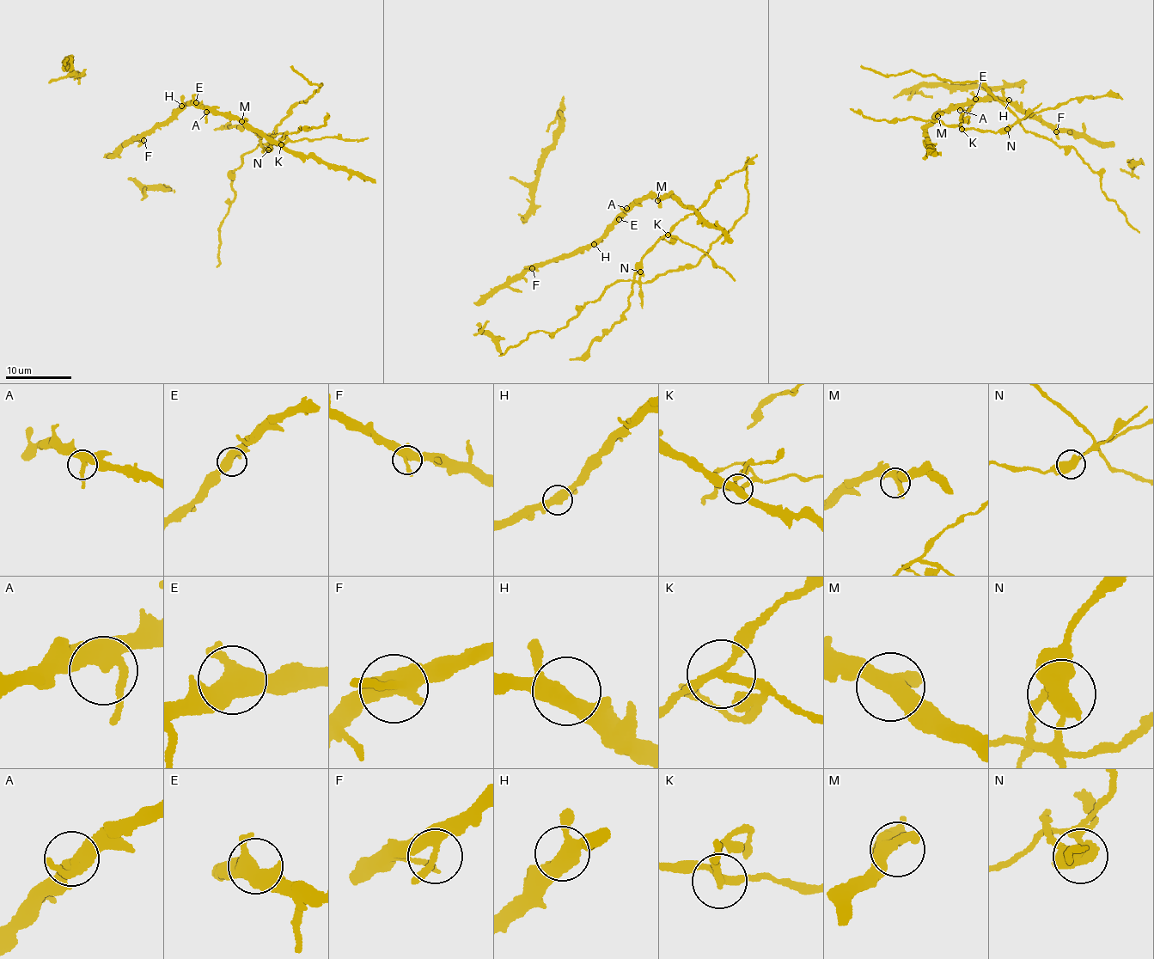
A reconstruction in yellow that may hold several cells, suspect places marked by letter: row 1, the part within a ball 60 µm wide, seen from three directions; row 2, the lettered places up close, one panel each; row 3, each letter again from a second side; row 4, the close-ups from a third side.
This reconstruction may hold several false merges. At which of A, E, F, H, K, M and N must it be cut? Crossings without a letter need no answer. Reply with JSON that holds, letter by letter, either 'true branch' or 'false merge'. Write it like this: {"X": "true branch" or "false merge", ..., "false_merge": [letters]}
{"A": "true branch", "E": "true branch", "F": "true branch", "H": "true branch", "K": "false merge", "M": "true branch", "N": "false merge", "false_merge": ["K", "N"]}

